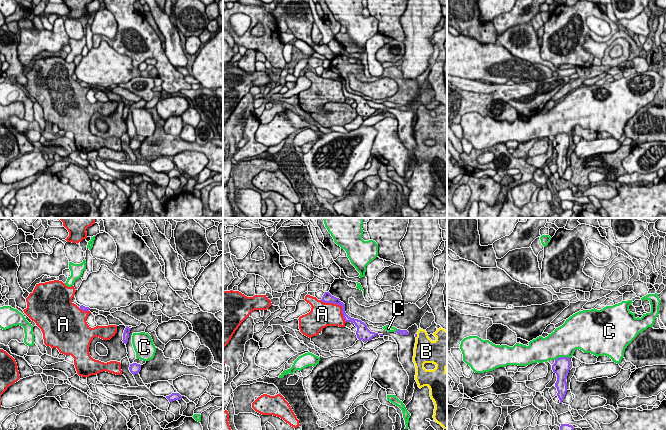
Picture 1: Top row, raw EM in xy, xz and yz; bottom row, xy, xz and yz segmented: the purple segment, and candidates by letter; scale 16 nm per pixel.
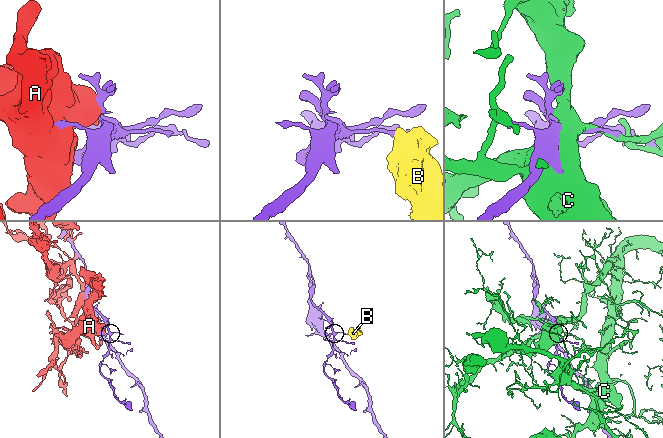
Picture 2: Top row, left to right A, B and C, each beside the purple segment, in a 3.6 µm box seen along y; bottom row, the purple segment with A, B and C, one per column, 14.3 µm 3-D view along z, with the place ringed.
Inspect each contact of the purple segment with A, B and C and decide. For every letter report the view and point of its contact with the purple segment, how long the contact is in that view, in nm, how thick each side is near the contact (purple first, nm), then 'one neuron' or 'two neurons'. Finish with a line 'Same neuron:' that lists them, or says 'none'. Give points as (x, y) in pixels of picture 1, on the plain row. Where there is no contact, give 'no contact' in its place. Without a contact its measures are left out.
A: contact xz (338, 80); length 550 nm; calibres 160 and 380 nm; two neurons
B: contact xz (416, 112); length 70 nm; calibres 30 and 340 nm; two neurons
C: contact yz (562, 133); length 240 nm; calibres 280 and 460 nm; two neurons
Same neuron: none

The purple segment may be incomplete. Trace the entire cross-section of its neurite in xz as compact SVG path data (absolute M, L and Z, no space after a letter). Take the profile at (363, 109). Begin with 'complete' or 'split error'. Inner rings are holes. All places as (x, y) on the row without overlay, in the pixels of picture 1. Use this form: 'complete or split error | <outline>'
complete | M329 68L324 69L321 77L324 79L337 80L342 83L342 90L343 90L344 96L346 98L354 99L355 102L357 103L356 111L359 116L370 117L370 116L372 116L373 113L375 113L378 110L375 108L371 108L367 104L367 101L364 98L362 98L361 96L349 93L345 88L345 80L343 78L341 78L339 74L332 72Z

